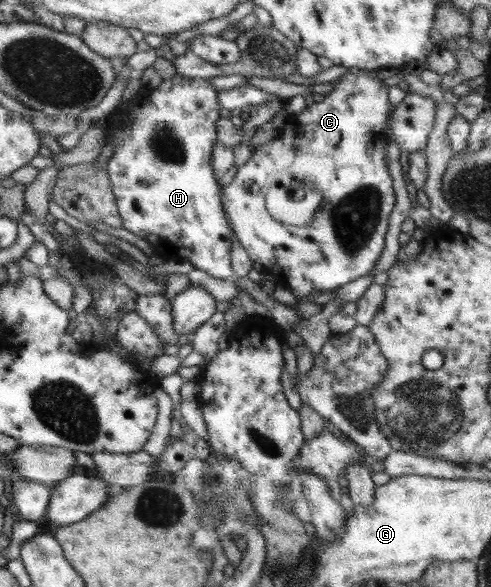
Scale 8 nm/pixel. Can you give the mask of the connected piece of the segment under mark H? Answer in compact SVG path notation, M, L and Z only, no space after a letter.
M175 73L173 78L163 81L156 89L151 89L139 107L129 103L129 107L125 109L131 117L128 120L131 125L123 127L123 133L115 143L113 156L108 159L106 167L123 229L153 245L165 245L173 258L189 261L196 269L205 271L211 277L232 278L233 230L221 201L222 185L215 179L211 166L211 151L217 142L216 121L221 118L218 113L222 109L219 95L211 86L211 81Z

